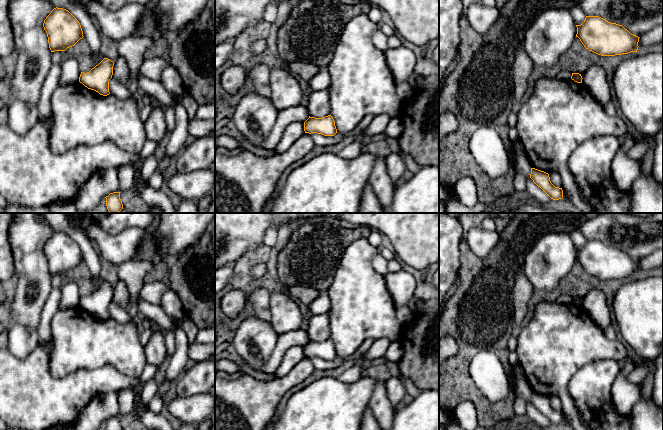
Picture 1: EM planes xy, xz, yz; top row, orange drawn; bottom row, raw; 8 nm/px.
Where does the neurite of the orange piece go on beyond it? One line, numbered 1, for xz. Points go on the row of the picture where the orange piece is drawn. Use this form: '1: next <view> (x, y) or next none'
1: next none

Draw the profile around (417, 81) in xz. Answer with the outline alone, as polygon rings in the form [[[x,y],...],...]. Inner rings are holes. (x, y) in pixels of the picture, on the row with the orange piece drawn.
[[[414,72],[408,81],[411,86],[413,87],[413,89],[419,89],[419,88],[423,88],[426,84],[424,77],[416,72]]]

